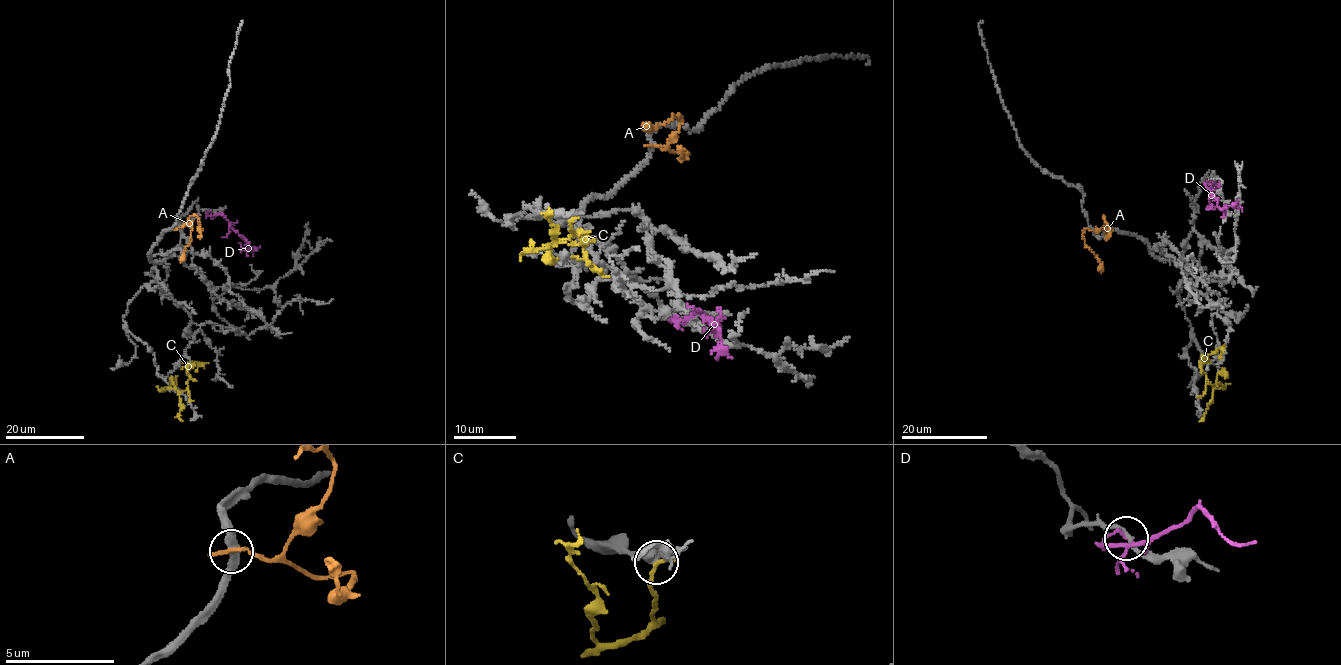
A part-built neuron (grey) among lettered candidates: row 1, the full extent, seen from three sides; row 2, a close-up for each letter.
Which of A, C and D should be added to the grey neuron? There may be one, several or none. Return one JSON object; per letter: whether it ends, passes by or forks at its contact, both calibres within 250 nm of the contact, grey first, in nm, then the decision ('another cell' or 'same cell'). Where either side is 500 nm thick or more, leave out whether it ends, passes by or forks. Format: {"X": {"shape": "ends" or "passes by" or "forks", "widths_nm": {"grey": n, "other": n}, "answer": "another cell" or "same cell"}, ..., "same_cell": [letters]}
{"A": {"shape": "ends", "widths_nm": {"grey": 320, "other": 200}, "answer": "another cell"}, "C": {"widths_nm": {"grey": 500, "other": 220}, "answer": "another cell"}, "D": {"shape": "ends", "widths_nm": {"grey": 190, "other": 120}, "answer": "another cell"}, "same_cell": []}

